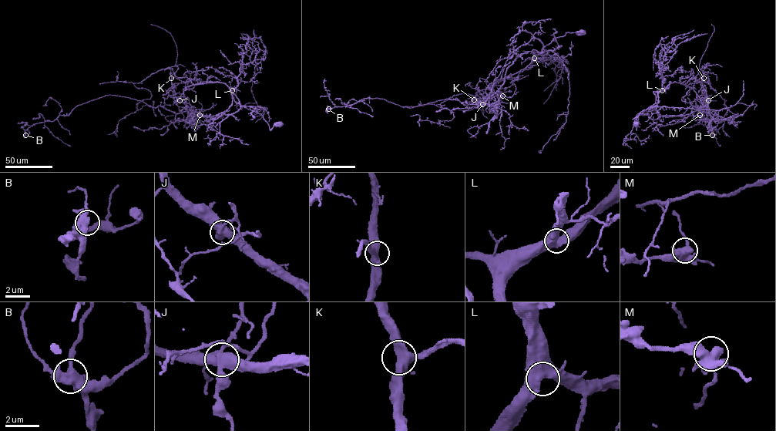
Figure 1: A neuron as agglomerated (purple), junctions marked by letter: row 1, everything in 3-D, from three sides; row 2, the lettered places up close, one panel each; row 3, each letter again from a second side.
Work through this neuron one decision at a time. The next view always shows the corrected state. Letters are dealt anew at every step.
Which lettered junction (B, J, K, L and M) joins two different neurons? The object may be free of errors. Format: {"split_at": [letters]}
{"split_at": ["J"]}

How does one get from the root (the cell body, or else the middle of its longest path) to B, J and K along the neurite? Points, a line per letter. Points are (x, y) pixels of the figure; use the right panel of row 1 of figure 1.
B: (636, 123), (659, 98), (663, 116), (708, 113), (711, 95), (701, 115), (712, 135)
J: (636, 123), (636, 130), (640, 112), (654, 106), (658, 94), (674, 82), (690, 86), (708, 100)
K: (636, 123), (636, 130), (637, 117), (654, 106), (669, 84), (703, 78)

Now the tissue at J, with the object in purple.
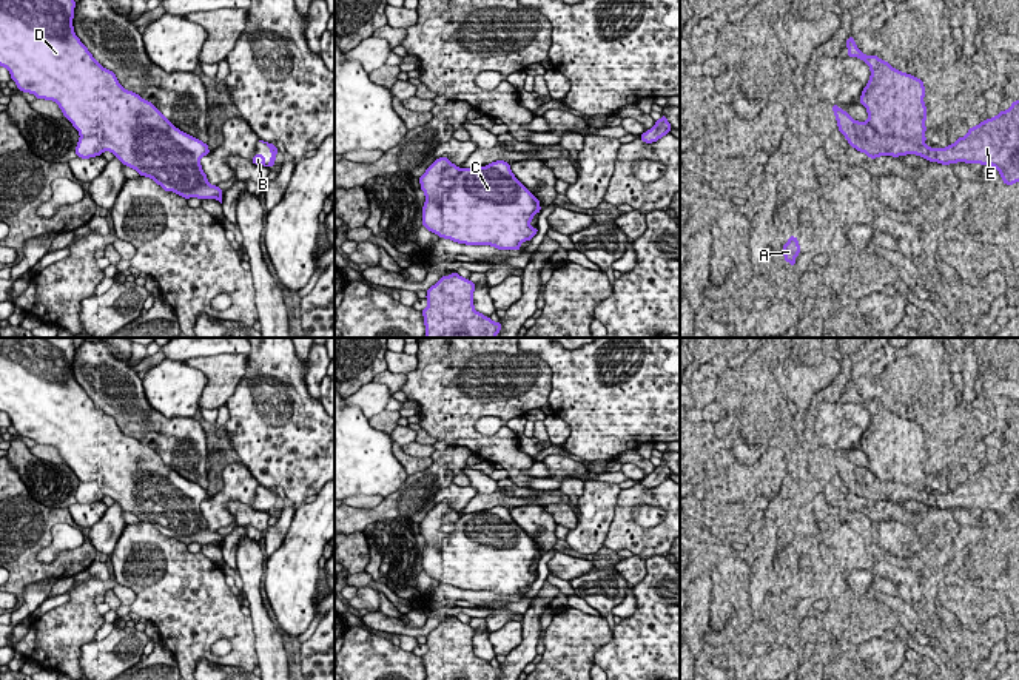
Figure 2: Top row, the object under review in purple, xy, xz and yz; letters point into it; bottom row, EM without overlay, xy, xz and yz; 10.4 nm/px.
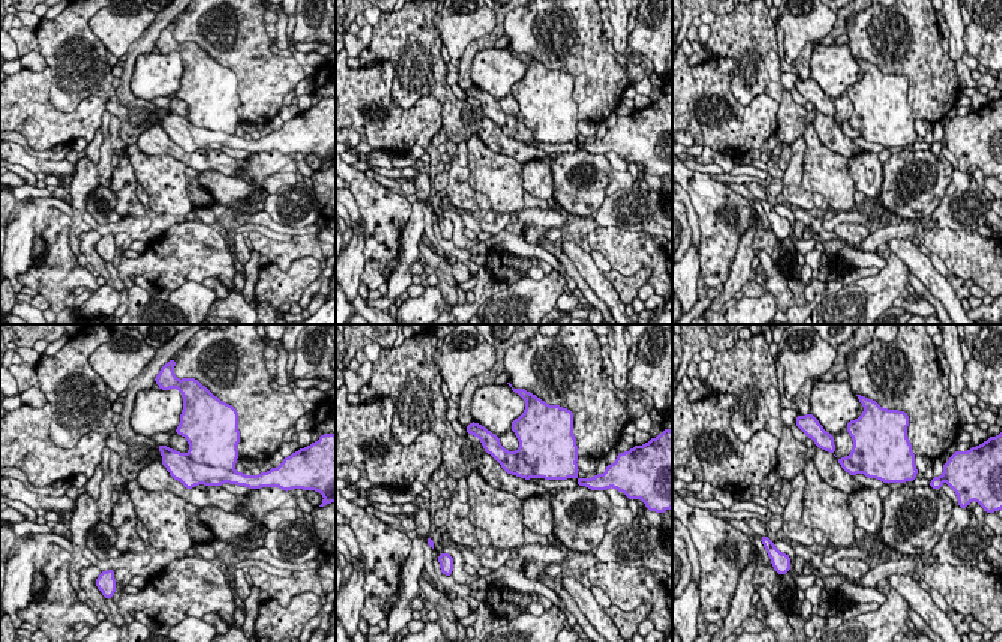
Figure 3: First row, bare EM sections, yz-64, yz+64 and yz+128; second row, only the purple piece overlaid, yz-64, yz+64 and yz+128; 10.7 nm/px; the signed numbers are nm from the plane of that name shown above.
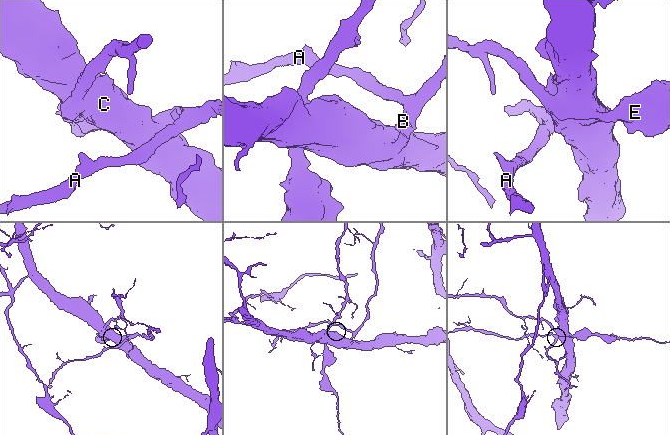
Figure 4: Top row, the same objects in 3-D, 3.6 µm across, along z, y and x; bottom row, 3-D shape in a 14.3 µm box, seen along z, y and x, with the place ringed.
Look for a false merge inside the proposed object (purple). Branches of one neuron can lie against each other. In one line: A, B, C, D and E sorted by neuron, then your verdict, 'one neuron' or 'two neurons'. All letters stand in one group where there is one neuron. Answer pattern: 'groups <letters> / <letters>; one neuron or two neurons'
groups A B C D / E; two neurons

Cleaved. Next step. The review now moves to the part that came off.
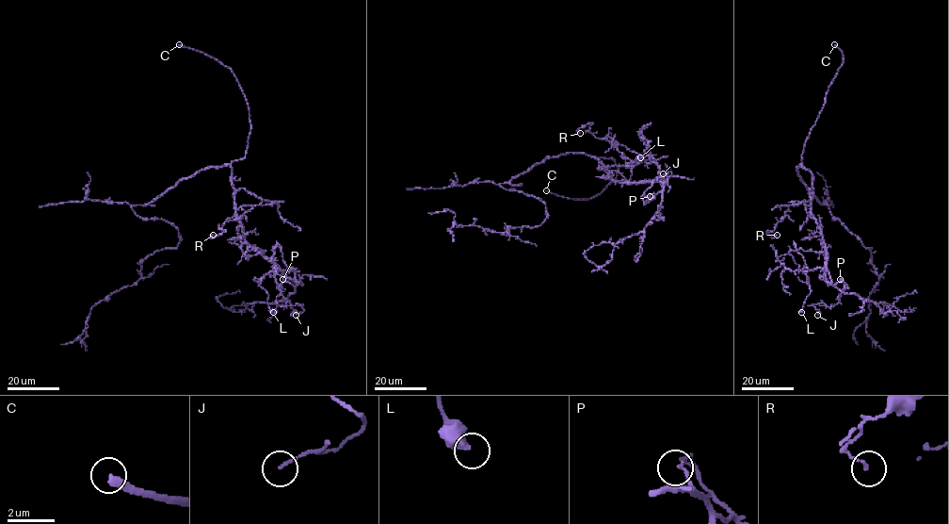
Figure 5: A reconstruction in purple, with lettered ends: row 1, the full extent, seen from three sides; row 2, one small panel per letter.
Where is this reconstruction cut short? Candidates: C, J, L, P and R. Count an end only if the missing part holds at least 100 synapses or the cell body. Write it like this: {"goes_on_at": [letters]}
{"goes_on_at": ["C"]}

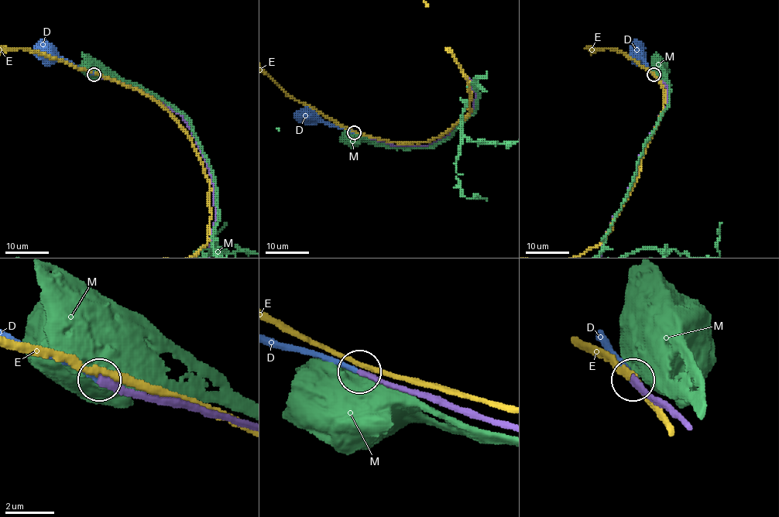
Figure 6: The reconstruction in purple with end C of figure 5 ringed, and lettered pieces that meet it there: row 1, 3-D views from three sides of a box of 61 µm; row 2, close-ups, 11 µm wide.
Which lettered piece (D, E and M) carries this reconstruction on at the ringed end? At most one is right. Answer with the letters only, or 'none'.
D

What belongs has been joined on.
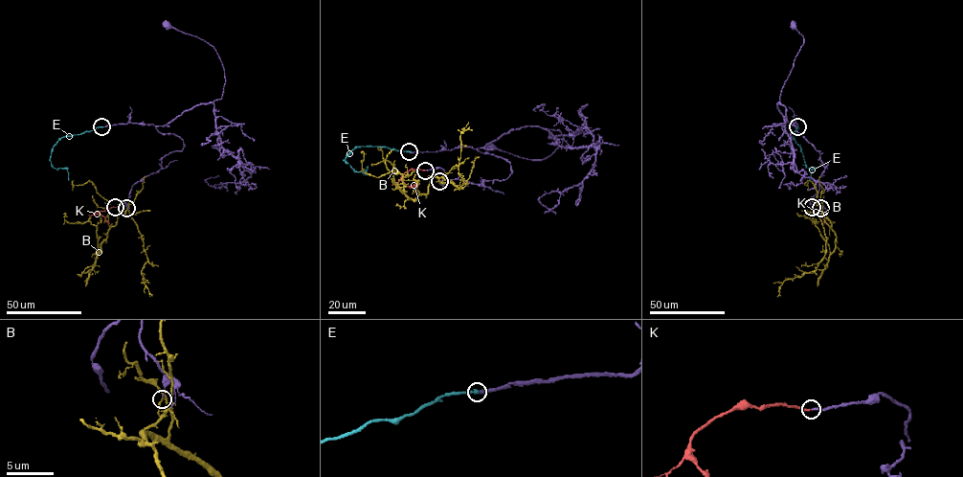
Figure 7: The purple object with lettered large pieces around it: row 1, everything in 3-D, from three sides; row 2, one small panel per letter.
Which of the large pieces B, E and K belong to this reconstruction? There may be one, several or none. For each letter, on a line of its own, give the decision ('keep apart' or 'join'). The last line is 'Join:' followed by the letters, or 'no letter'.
B: keep apart
E: keep apart
K: join
Join: K

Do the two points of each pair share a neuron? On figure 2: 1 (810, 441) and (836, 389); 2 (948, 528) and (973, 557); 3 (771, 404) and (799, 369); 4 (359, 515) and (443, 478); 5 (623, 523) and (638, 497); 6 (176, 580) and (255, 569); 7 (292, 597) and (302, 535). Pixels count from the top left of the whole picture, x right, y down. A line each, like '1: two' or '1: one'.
1: one
2: two
3: two
4: one
5: one
6: two
7: one

